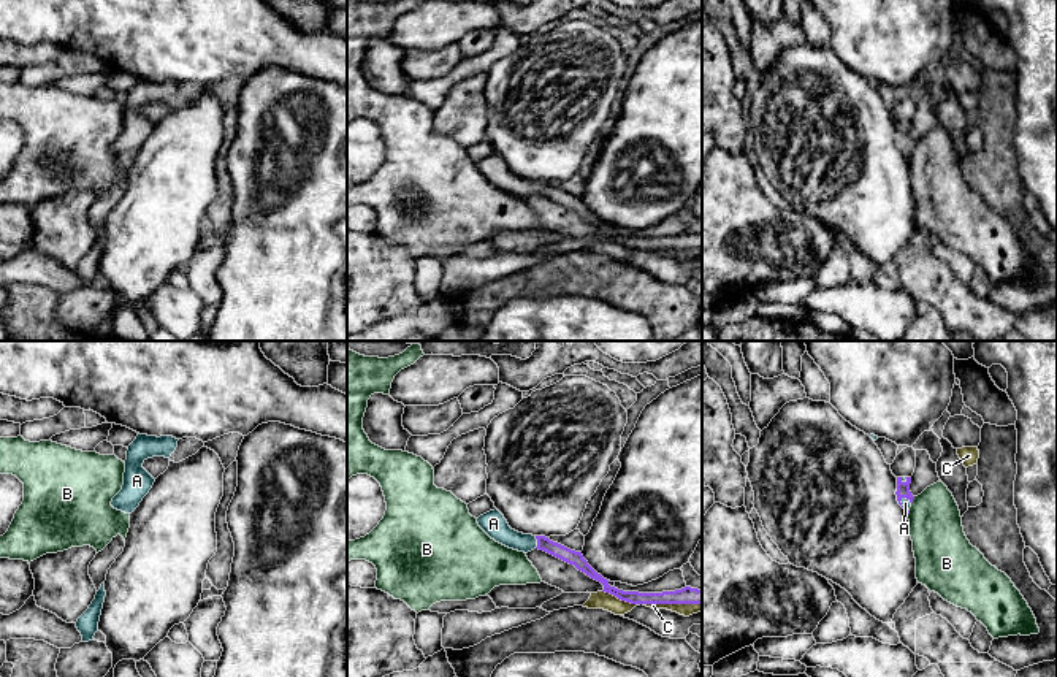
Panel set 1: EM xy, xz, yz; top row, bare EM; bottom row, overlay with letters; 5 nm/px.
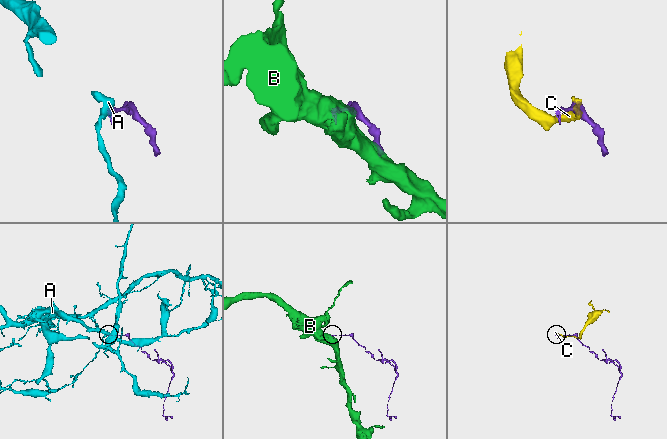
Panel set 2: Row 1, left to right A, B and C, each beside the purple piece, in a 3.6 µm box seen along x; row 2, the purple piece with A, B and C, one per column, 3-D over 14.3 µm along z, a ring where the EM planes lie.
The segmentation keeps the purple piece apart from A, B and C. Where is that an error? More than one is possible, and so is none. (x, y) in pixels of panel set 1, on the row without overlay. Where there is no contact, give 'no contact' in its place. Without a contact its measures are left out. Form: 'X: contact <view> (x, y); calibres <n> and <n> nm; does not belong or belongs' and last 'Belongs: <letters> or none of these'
A: contact xz (538, 187); calibres 70 and 120 nm; belongs
B: contact yz (911, 145); calibres 60 and 280 nm; does not belong
C: contact xz (672, 248); calibres 90 and 60 nm; does not belong
Belongs: A

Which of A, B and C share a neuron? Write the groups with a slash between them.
A / B / C

